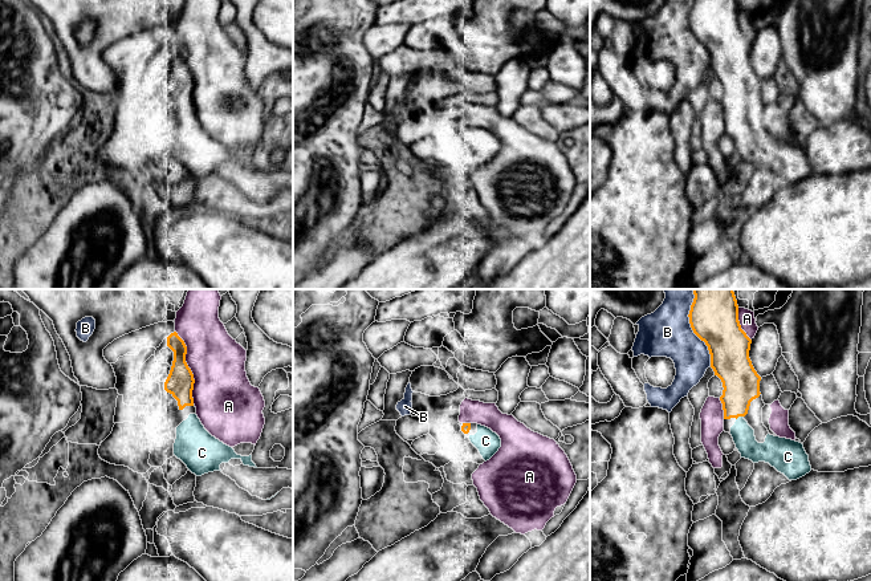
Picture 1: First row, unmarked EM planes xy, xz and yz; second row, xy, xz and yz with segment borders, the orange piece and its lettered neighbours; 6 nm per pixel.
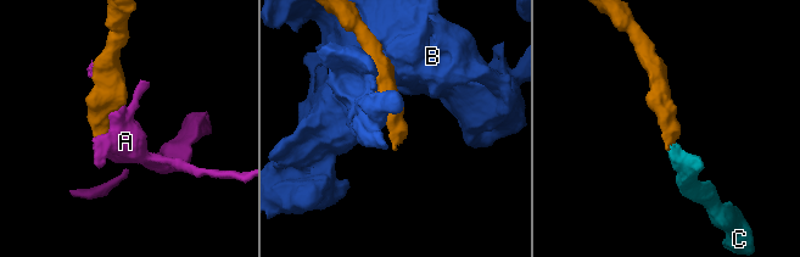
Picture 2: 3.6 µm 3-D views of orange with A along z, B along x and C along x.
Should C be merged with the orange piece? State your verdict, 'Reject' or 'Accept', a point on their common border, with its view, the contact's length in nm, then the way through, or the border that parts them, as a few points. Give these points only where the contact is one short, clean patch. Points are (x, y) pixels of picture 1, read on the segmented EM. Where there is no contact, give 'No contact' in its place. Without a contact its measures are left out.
Accept. Touches orange at yz (739, 415). Shared border 50 nm

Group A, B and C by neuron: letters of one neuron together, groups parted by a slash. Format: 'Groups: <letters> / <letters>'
Groups: A / B / C

